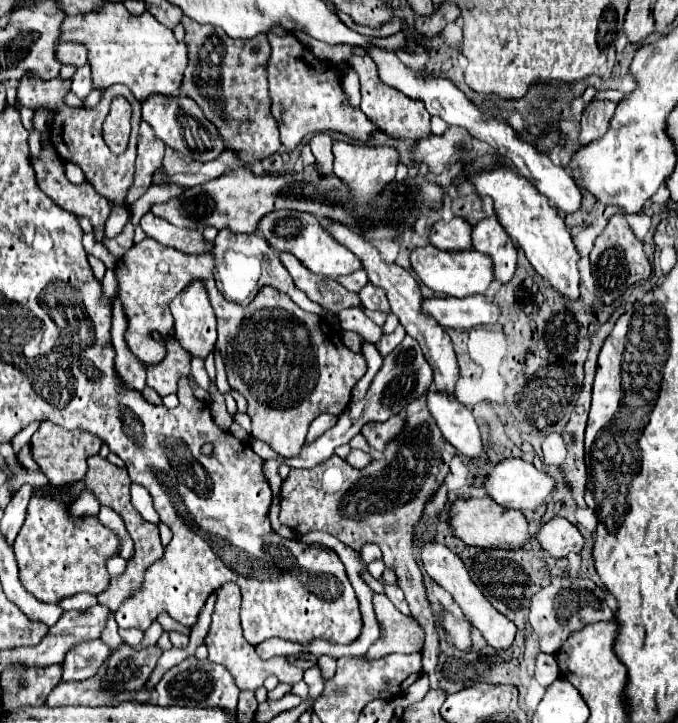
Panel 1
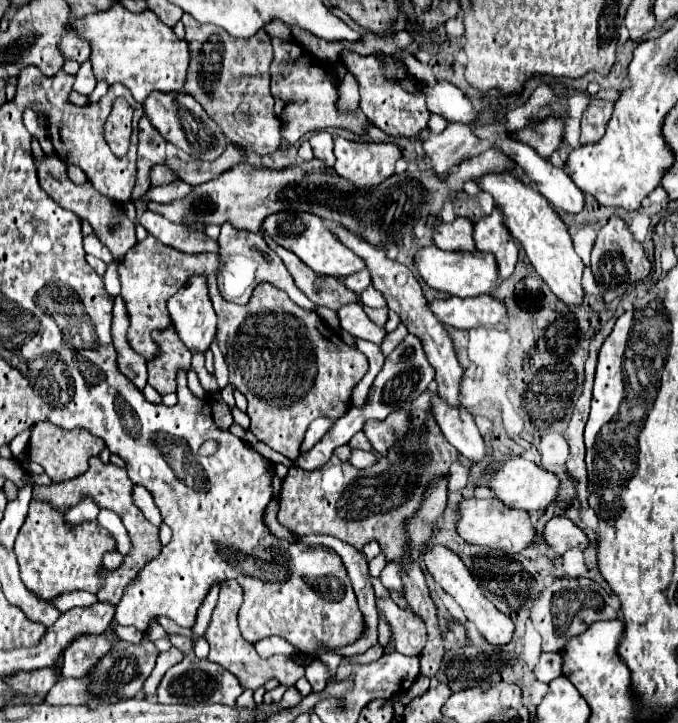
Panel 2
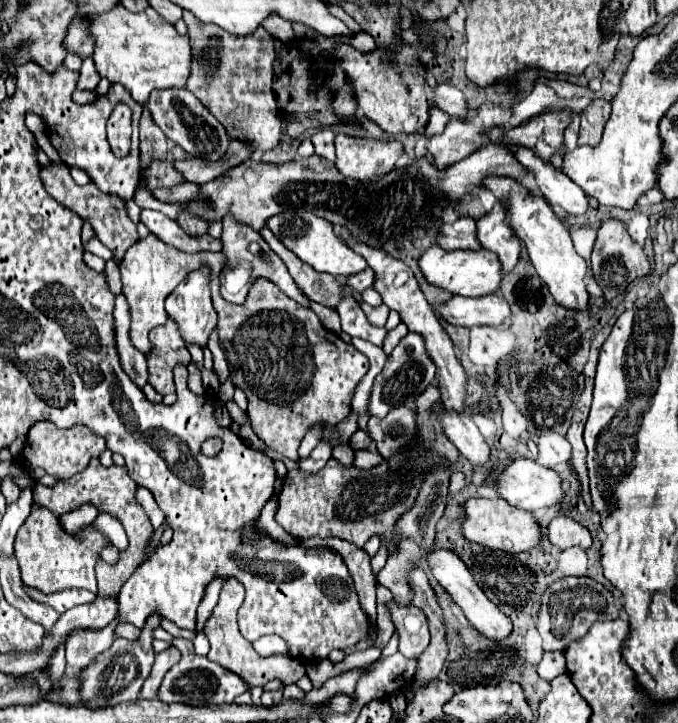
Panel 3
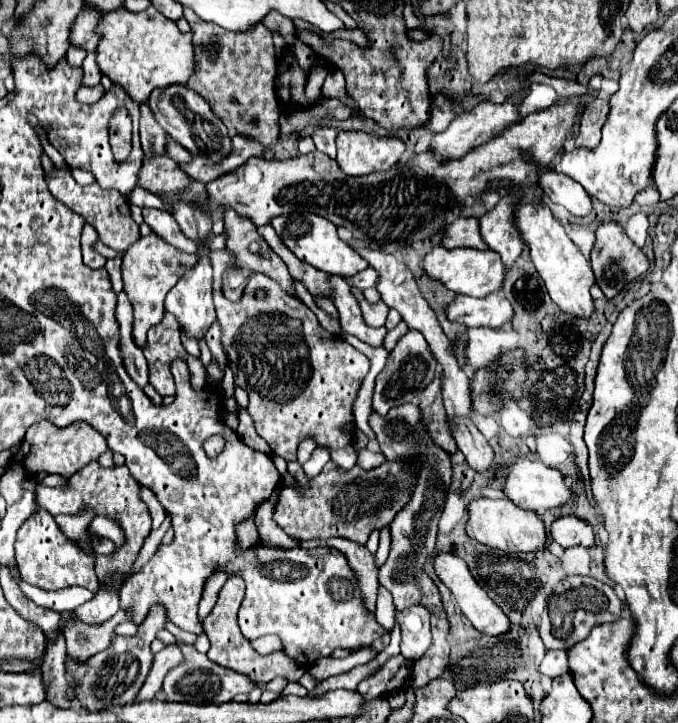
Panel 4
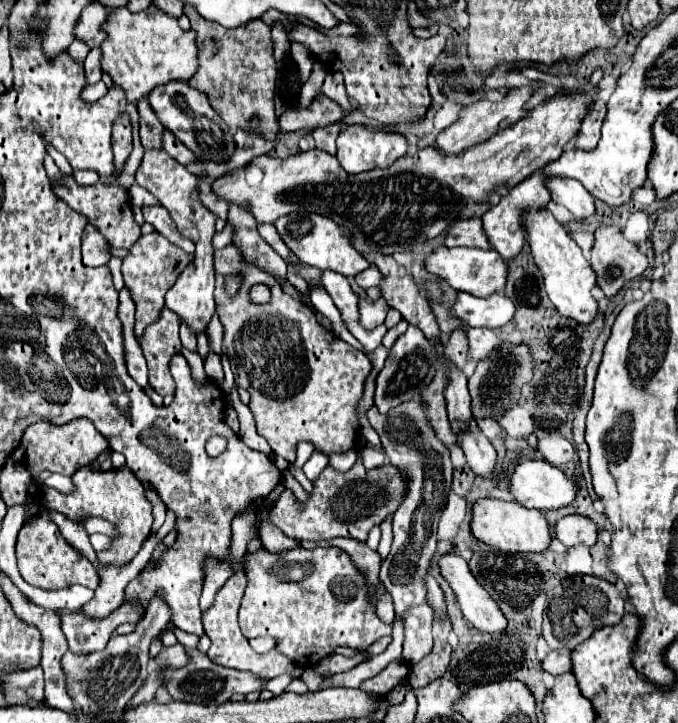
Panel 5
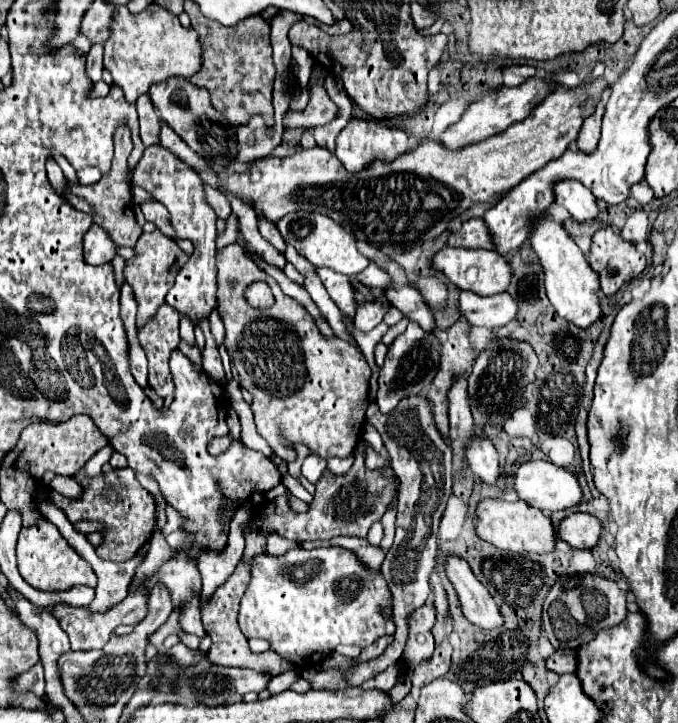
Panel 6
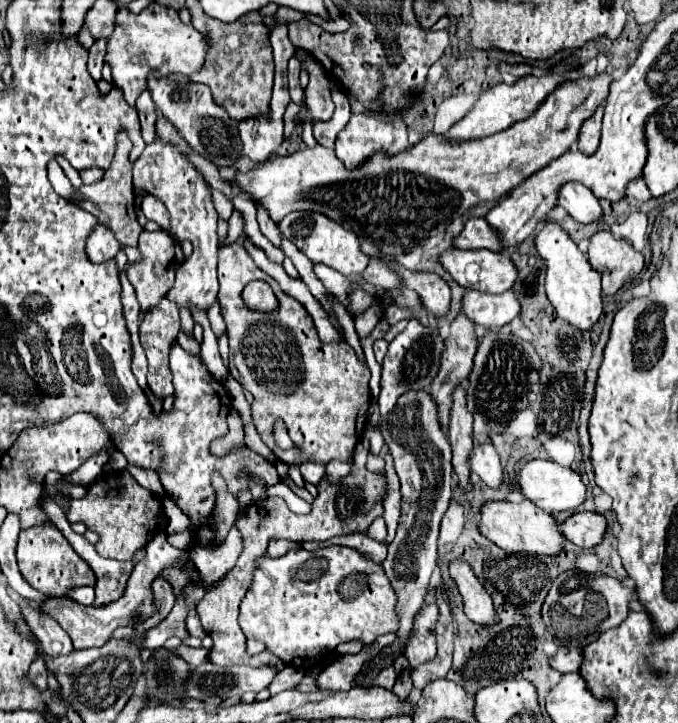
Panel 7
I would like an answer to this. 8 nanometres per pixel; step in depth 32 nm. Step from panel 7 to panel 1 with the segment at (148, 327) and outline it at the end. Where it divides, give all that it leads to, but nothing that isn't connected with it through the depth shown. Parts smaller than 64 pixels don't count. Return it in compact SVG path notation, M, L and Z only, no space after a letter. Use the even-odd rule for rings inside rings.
M156 332L156 340L160 340L166 346L166 356L160 364L152 364L152 368L148 368L146 384L154 388L160 396L166 396L176 392L176 382L180 376L190 374L190 360L188 352L180 348L180 342L174 334L162 336Z

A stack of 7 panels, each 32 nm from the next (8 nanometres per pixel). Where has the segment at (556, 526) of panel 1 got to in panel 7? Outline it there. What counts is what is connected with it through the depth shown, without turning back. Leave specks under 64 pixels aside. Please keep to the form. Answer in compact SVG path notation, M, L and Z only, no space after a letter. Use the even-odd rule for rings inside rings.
M574 512L564 524L562 534L576 546L594 548L604 540L608 520L598 512Z

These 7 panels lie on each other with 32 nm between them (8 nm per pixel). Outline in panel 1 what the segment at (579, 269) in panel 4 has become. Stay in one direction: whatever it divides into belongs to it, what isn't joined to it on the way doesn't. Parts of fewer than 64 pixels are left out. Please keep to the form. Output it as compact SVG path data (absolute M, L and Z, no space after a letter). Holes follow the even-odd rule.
M510 166L496 168L494 172L486 170L474 174L470 180L474 182L480 196L488 194L494 200L494 210L500 218L500 224L510 234L510 238L518 242L518 246L526 252L526 258L530 260L534 270L546 282L550 282L550 286L560 296L564 296L566 300L578 300L580 298L580 270L578 270L580 256L572 244L564 220L558 216L556 208L550 206L548 198L540 196L540 192L536 192L536 188Z

